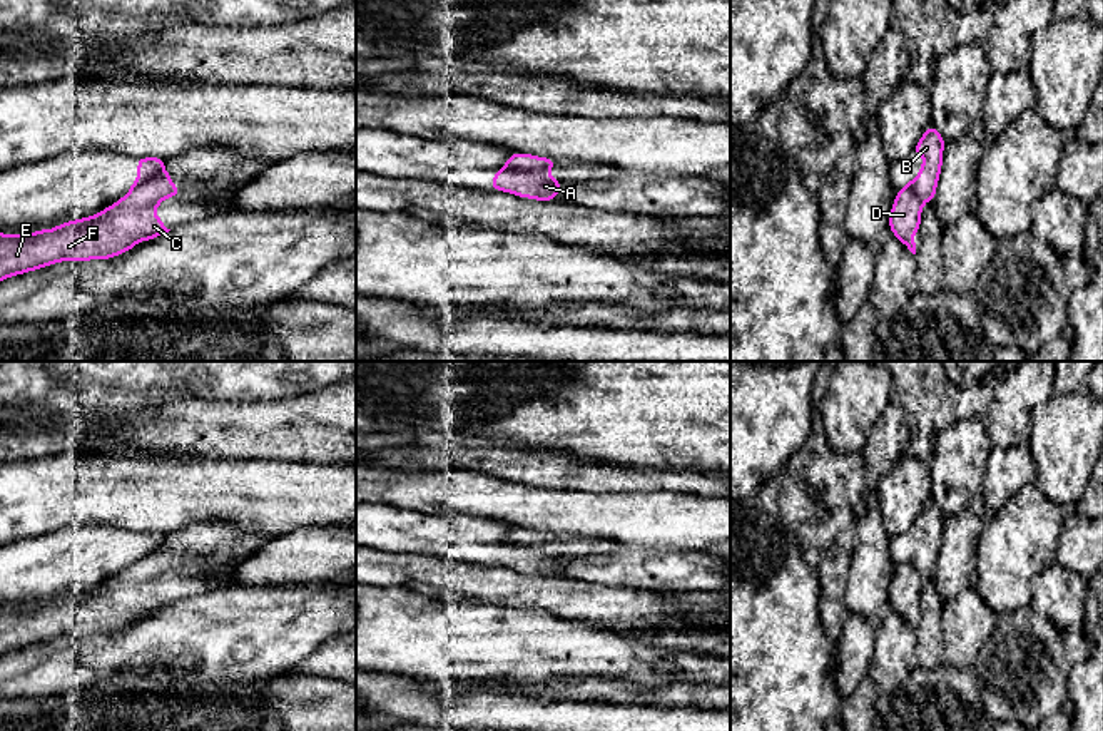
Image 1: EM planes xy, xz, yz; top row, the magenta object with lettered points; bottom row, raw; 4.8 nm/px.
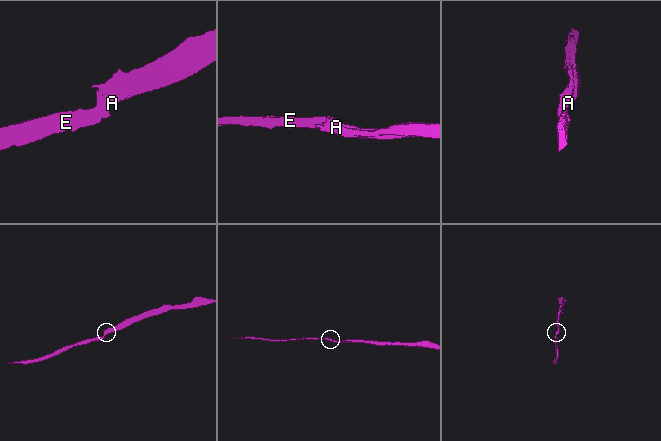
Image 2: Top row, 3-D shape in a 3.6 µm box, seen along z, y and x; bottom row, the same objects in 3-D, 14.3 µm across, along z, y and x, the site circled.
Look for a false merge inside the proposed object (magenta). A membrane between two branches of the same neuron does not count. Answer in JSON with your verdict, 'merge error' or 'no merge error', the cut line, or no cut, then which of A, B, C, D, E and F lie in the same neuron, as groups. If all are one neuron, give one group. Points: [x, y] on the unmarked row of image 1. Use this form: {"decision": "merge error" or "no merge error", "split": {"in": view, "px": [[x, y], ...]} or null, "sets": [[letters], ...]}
{"decision": "merge error", "split": {"in": "xz", "px": [[505, 537], [515, 544], [543, 544], [547, 547]]}, "sets": [["A", "B"], ["C", "D", "E", "F"]]}

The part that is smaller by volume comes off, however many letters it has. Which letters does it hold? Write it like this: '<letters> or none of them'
C, D, E, F

